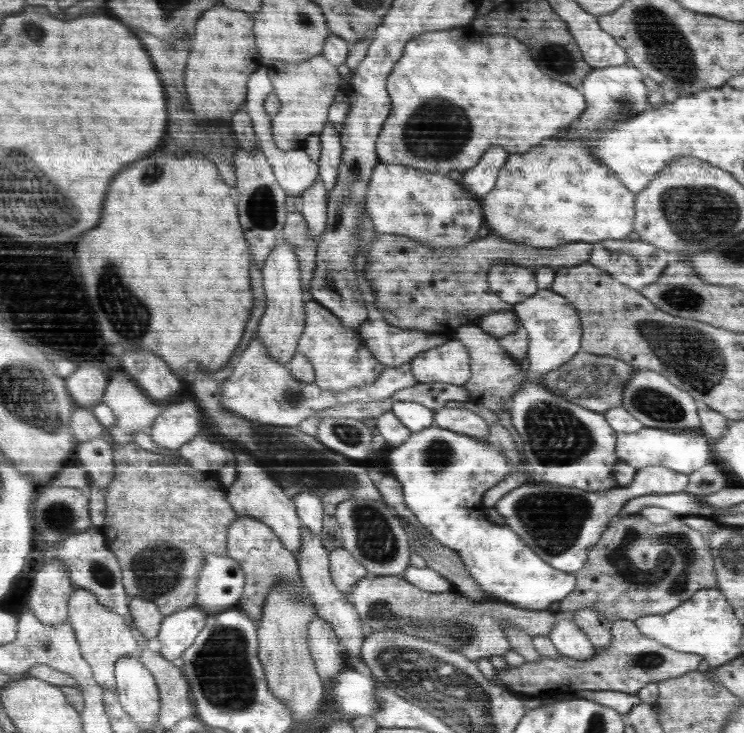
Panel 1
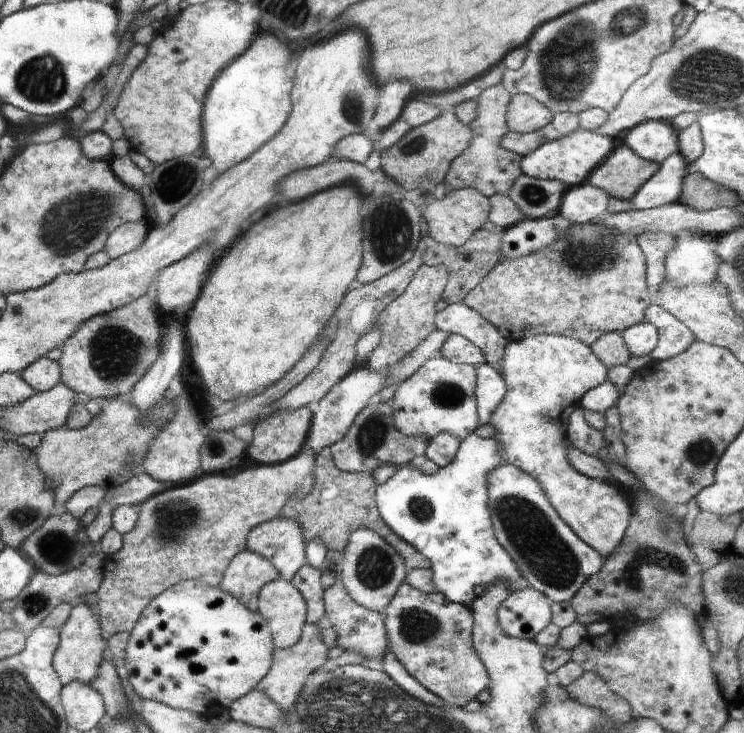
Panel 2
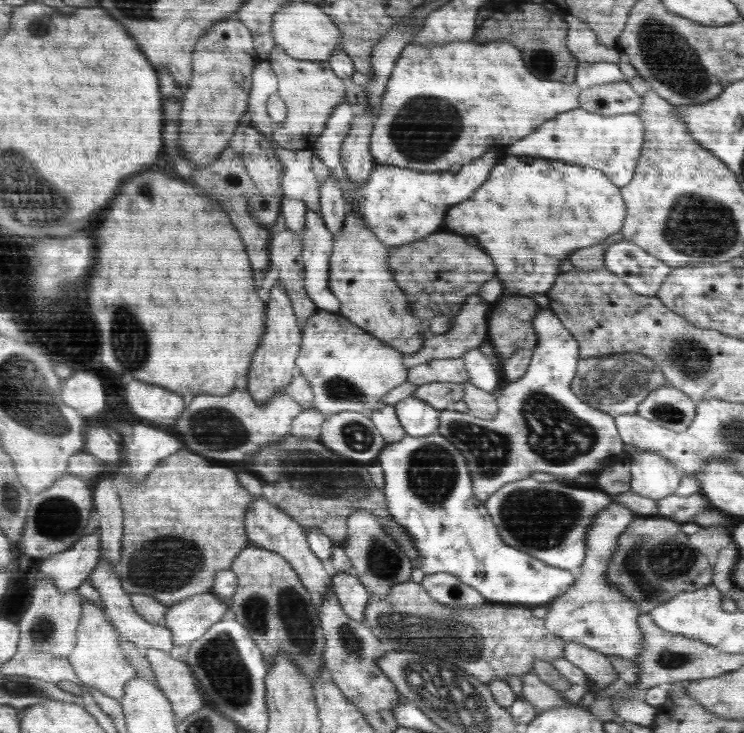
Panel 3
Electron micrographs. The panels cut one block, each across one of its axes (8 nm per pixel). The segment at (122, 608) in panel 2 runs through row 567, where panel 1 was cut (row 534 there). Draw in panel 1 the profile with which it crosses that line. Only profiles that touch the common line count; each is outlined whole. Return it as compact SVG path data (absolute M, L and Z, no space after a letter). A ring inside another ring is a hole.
M136 442L115 444L116 478L106 492L107 515L102 532L117 554L125 576L128 595L142 597L160 605L169 617L194 606L198 574L208 555L227 556L230 526L238 518L227 499L227 487L220 484L215 471L200 471L182 455L162 456L152 453Z

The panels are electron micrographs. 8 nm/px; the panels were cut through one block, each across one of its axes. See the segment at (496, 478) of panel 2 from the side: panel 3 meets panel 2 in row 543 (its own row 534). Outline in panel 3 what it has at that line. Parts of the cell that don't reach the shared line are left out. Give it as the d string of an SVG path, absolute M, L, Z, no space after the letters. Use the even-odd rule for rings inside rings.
M526 477L508 483L496 491L482 504L490 514L496 530L508 546L536 556L546 564L568 569L582 566L587 558L588 530L591 530L594 517L615 502L616 496L602 489L568 486L560 482L538 482L540 478Z

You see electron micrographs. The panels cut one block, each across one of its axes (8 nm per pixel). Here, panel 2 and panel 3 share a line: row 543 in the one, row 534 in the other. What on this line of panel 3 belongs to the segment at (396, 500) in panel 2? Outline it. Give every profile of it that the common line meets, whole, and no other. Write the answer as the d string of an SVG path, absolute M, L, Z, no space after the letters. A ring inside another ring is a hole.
M439 432L414 437L406 435L402 440L390 443L378 453L378 462L384 472L384 496L387 498L388 512L395 517L402 530L414 540L420 557L414 560L425 576L446 573L456 576L460 582L475 588L482 596L494 603L521 605L534 608L547 605L575 584L576 578L568 569L546 564L536 556L530 556L508 546L500 538L487 509L475 496L475 486L467 458L446 436Z

